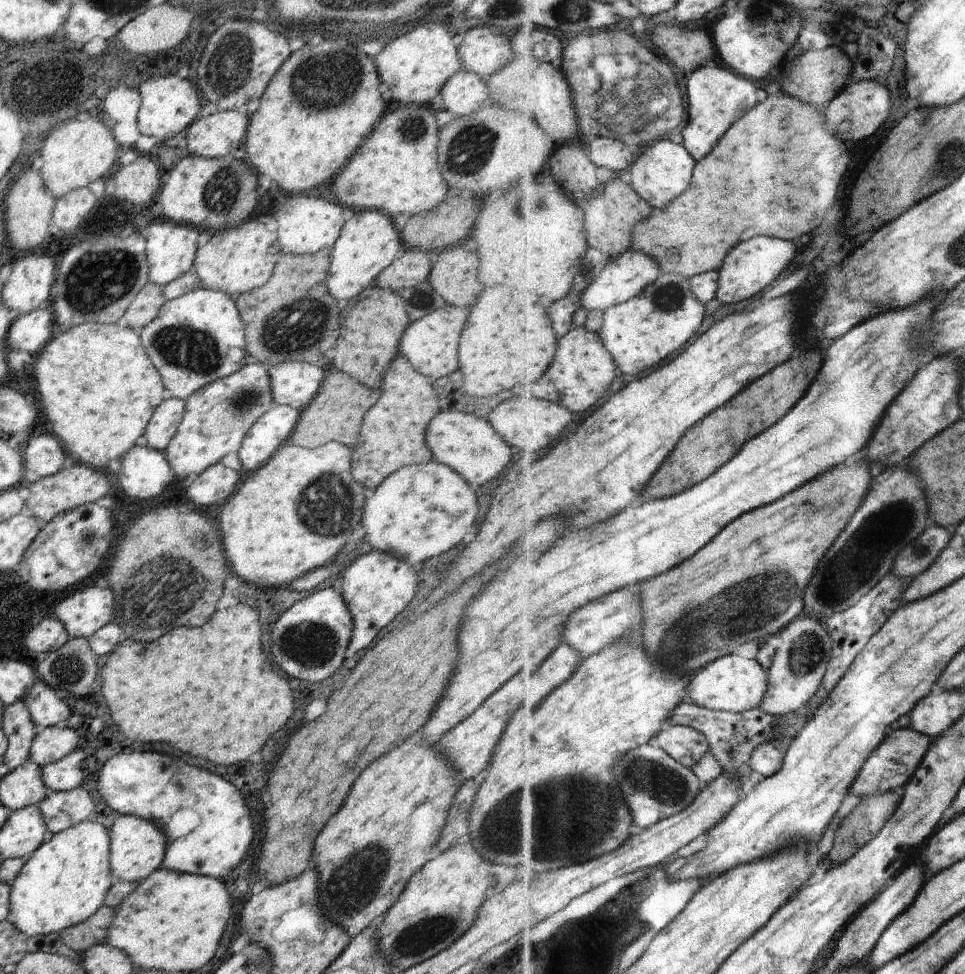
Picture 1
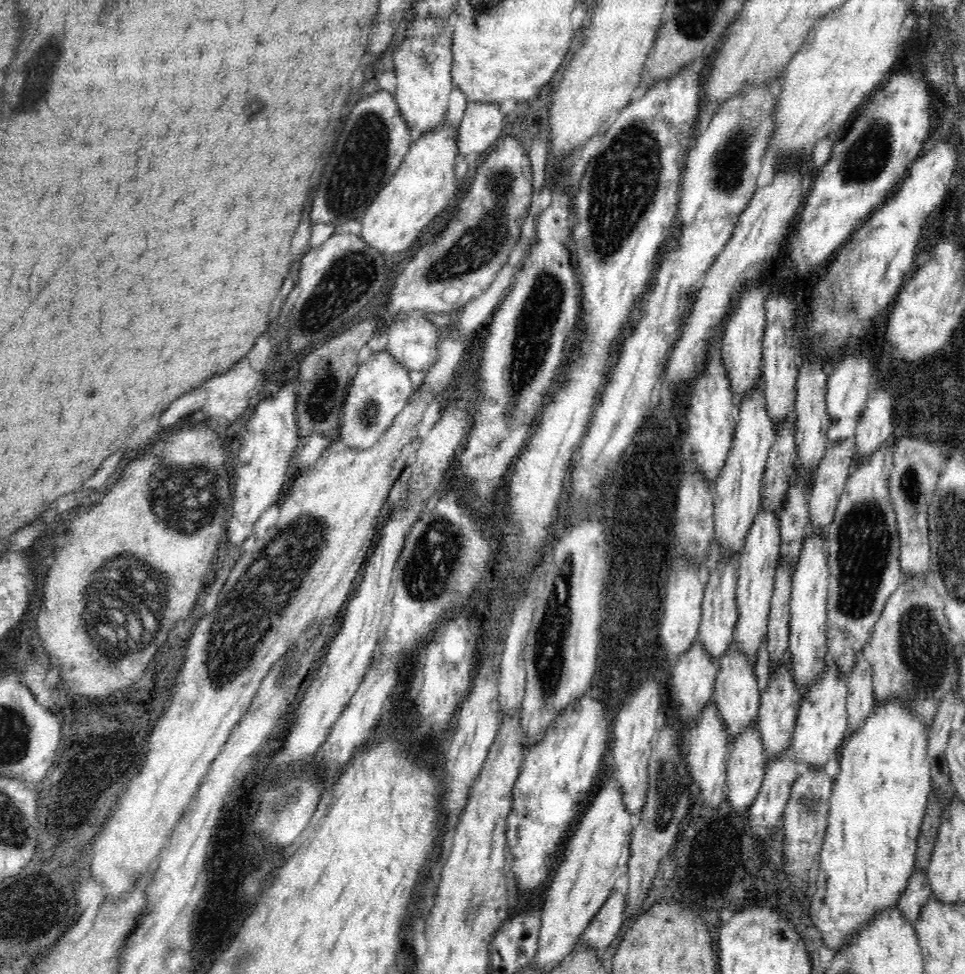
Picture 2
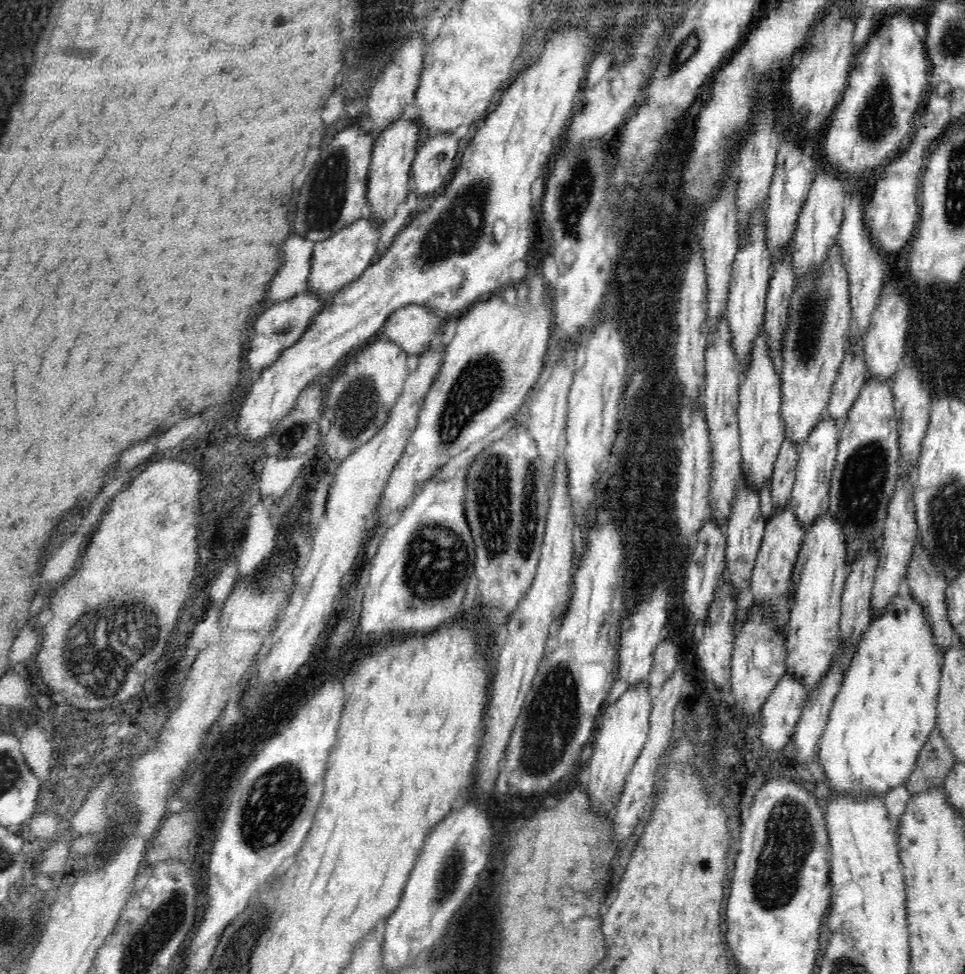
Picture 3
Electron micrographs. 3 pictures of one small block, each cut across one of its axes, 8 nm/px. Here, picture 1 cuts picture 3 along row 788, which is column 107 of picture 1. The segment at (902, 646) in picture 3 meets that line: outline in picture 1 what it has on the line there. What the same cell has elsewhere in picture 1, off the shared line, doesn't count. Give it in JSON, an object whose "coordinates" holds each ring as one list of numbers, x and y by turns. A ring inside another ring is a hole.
{"coordinates":[[94,820,84,821,53,836,24,864,10,892,7,922,27,936,48,935,92,918,104,906,104,898,114,886,110,870,110,834]]}

